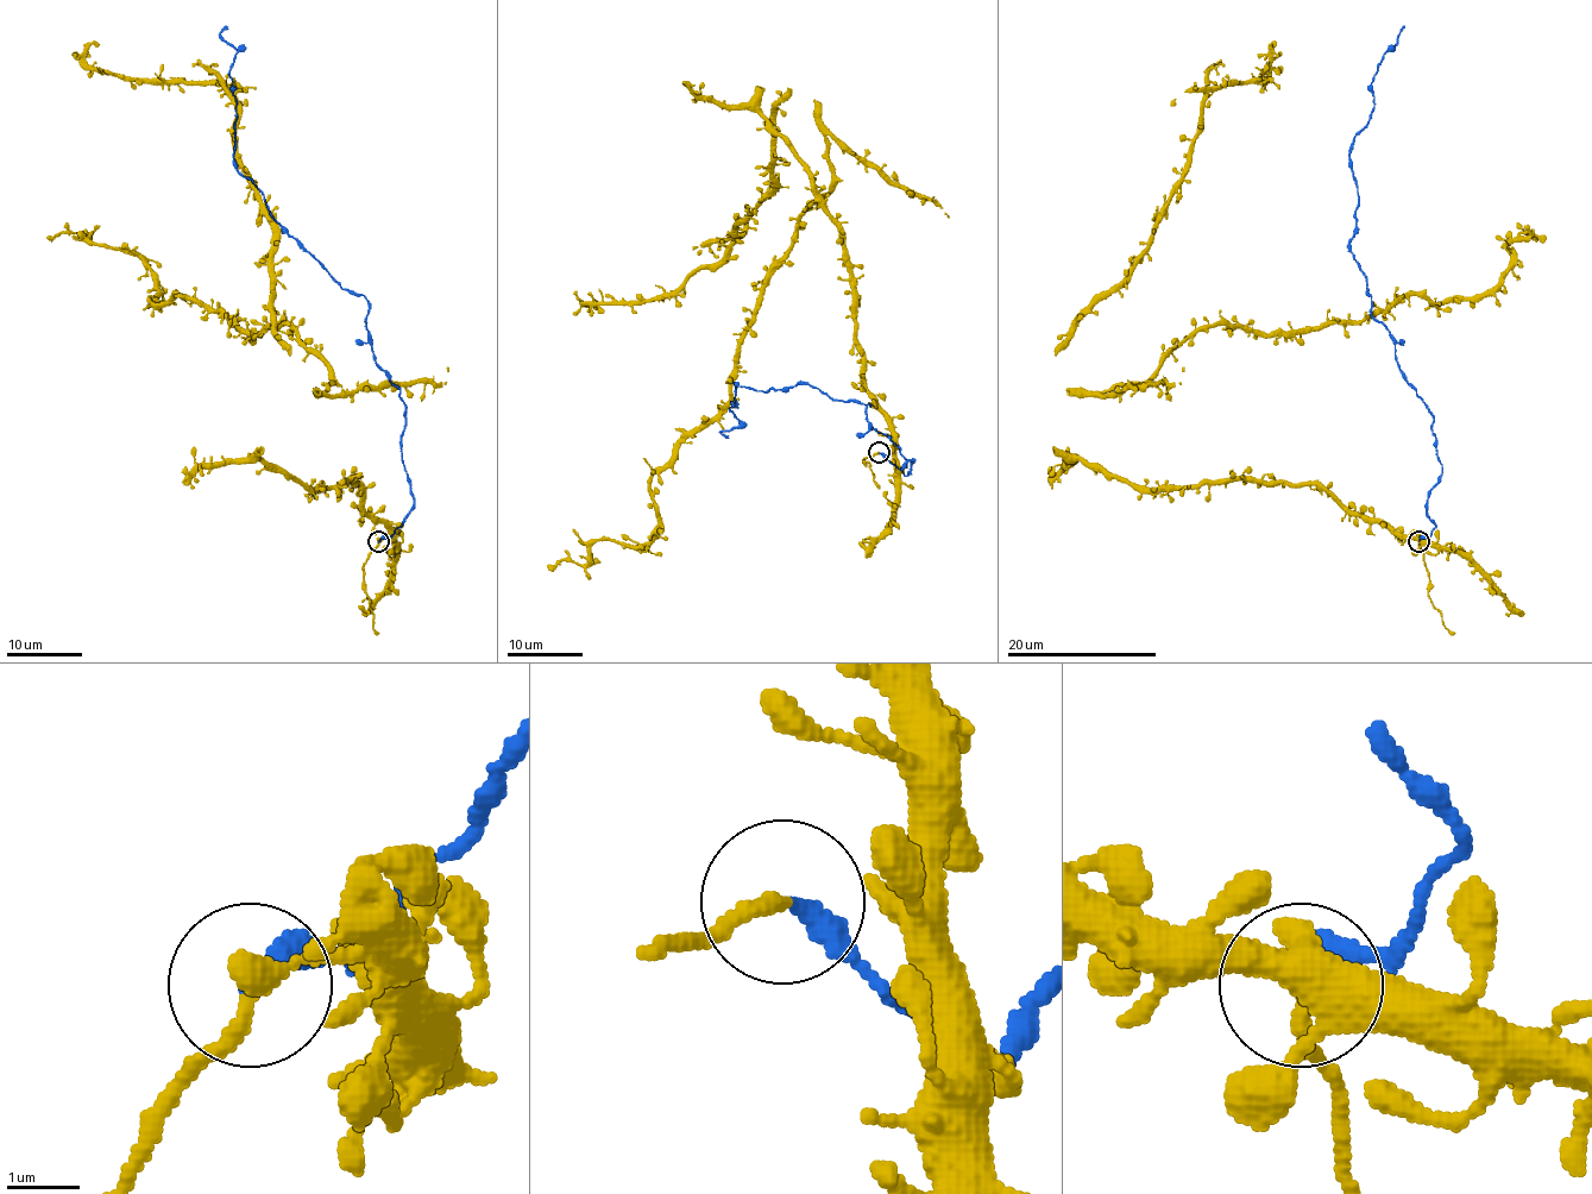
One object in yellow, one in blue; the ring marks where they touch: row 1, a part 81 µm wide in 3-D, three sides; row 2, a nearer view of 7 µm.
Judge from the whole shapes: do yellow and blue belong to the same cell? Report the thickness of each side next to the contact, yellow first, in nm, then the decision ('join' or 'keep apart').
130 nm thick on the yellow side, 320 nm on the other; join

